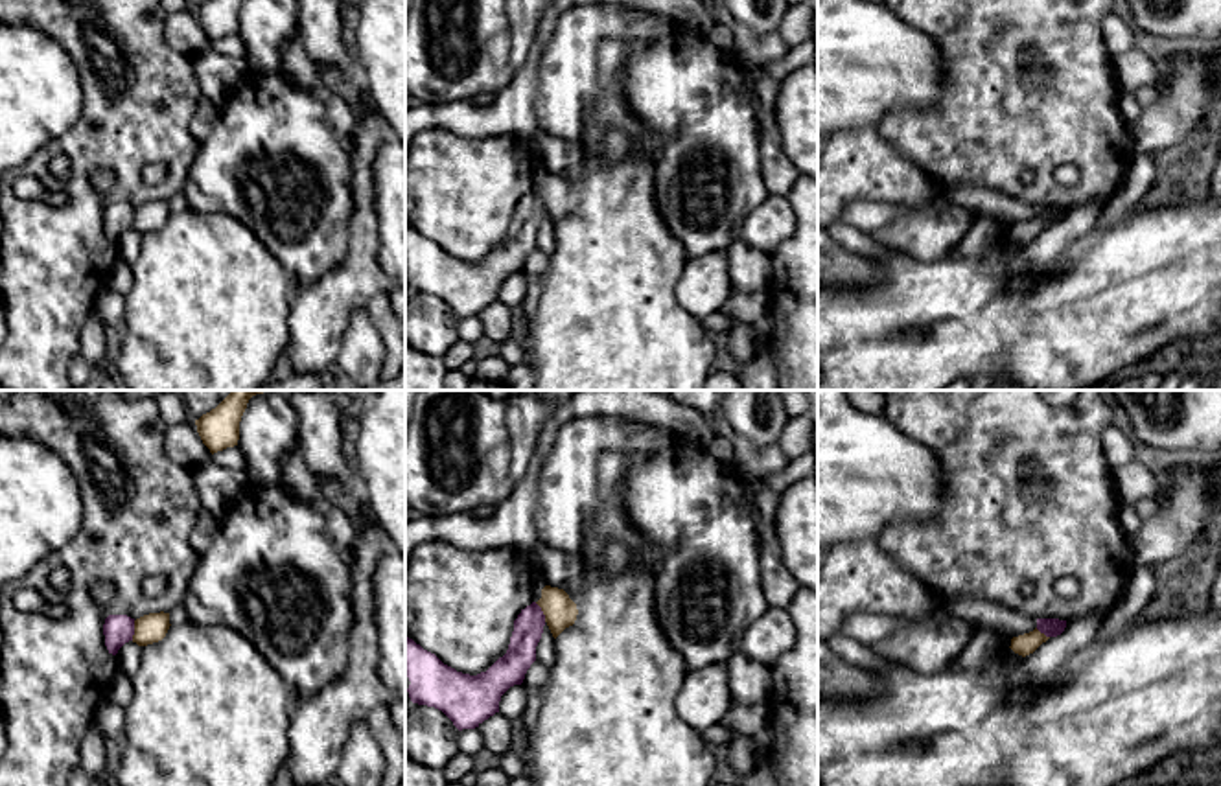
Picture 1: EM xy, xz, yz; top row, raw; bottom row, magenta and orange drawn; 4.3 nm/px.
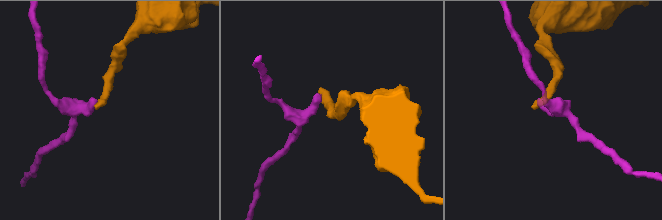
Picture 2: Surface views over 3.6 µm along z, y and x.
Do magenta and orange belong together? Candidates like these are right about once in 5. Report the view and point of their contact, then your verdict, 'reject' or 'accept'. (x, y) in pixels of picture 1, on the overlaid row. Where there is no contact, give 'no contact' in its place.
xy (133, 630) | reject

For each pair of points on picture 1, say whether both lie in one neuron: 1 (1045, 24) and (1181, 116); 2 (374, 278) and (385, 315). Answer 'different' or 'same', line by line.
1: different
2: different

